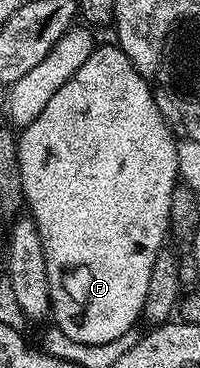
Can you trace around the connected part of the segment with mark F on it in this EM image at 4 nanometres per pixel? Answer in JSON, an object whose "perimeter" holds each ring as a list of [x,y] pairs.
{"perimeter":[[[95,46],[94,51],[76,69],[76,73],[44,105],[36,121],[25,124],[18,135],[18,172],[22,178],[22,198],[25,210],[34,224],[38,226],[40,241],[44,247],[44,261],[48,265],[48,285],[50,286],[50,309],[53,322],[72,341],[80,341],[91,347],[116,341],[121,335],[129,335],[135,329],[134,322],[139,322],[144,309],[144,297],[148,297],[148,281],[152,281],[152,265],[159,251],[163,250],[166,230],[170,227],[170,206],[174,203],[174,183],[179,182],[178,148],[176,136],[164,121],[160,109],[154,100],[154,93],[146,81],[140,77],[138,70],[128,61],[121,47]]]}

